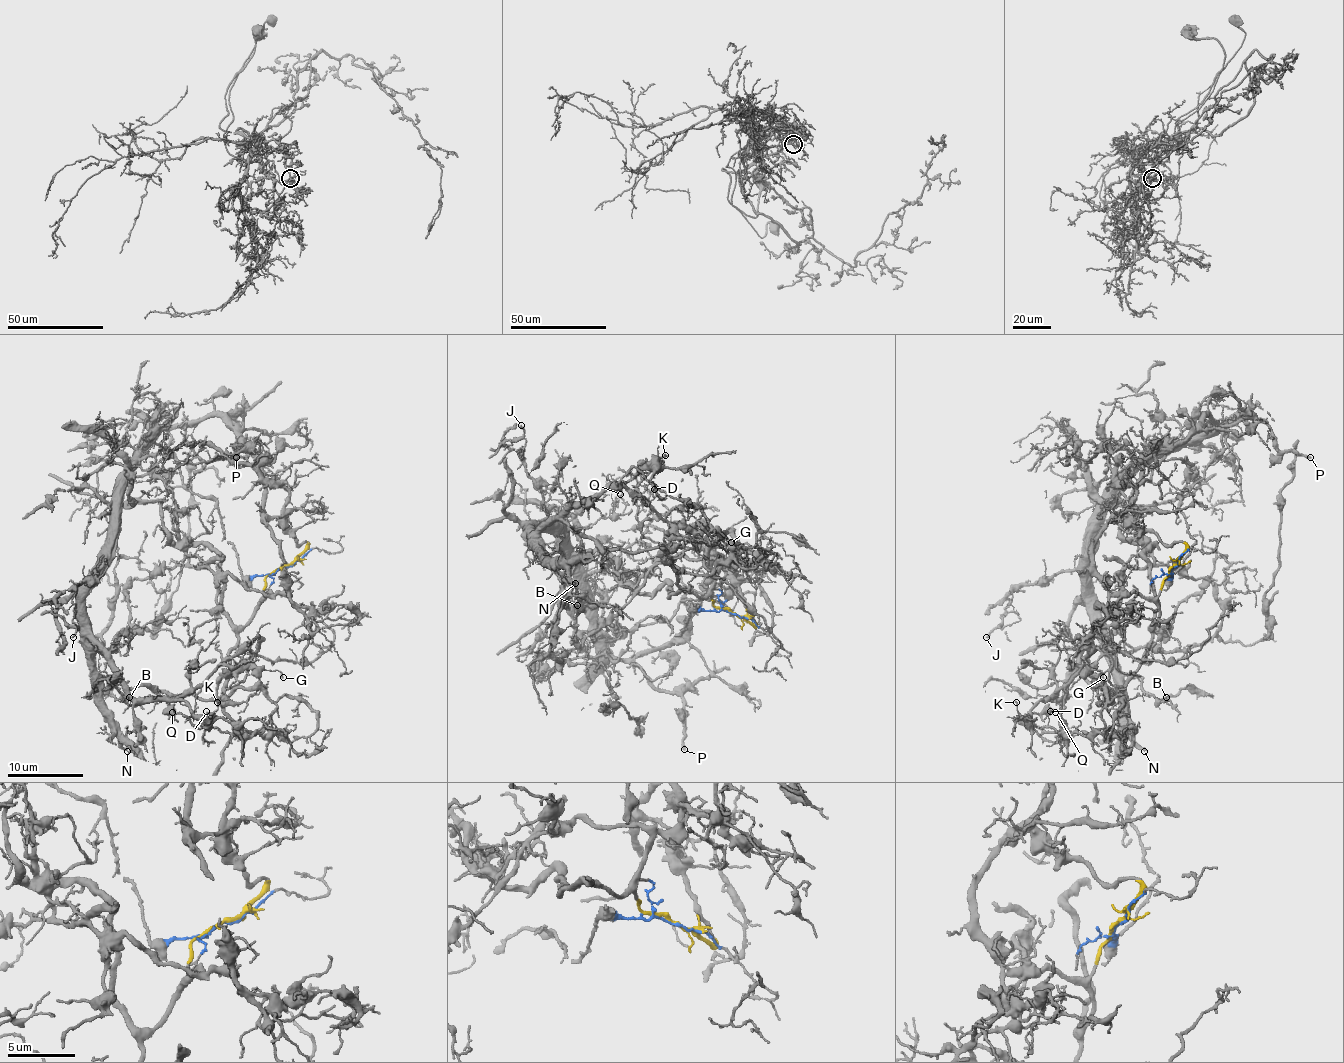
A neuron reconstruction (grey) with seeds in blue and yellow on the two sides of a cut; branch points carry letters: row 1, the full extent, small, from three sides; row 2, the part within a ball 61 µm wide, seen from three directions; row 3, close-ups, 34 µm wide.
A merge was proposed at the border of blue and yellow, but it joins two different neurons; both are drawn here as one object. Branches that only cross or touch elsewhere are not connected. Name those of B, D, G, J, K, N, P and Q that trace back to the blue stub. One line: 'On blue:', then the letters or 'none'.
On blue: B, J, K, N, P

